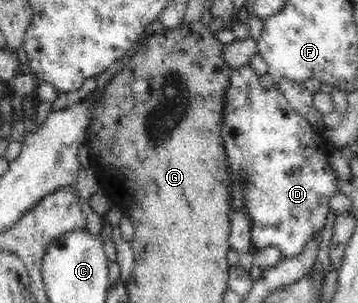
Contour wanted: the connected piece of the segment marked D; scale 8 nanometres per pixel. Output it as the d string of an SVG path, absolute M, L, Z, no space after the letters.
M249 64L232 68L225 94L221 139L235 177L230 200L232 209L242 205L250 217L256 248L277 247L285 259L295 259L323 228L329 199L338 191L336 175L321 149L323 135L293 110L282 91L262 87L259 76Z

